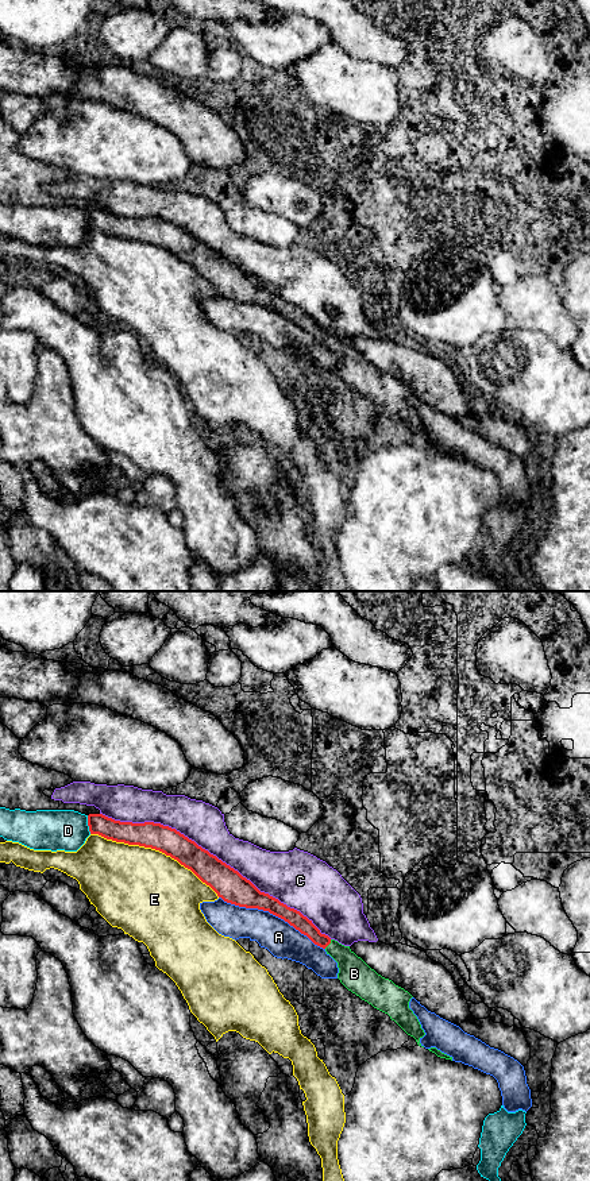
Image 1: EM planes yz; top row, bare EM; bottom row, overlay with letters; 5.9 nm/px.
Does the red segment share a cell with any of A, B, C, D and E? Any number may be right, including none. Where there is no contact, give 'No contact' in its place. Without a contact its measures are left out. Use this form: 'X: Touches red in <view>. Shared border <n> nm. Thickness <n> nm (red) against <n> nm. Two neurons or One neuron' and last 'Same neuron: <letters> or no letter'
A: Touches red in yz. Shared border 700 nm. Thickness 180 nm (red) against 200 nm. Two neurons
B: Touches red in yz. Shared border 70 nm. Thickness 90 nm (red) against 190 nm. One neuron
C: Touches red in yz. Shared border 1550 nm. Thickness 180 nm (red) against 240 nm. Two neurons
D: Touches red in yz. Shared border 110 nm. Thickness 130 nm (red) against 240 nm. Two neurons
E: Touches red in yz. Shared border 850 nm. Thickness 160 nm (red) against 500 nm. Two neurons
Same neuron: B

